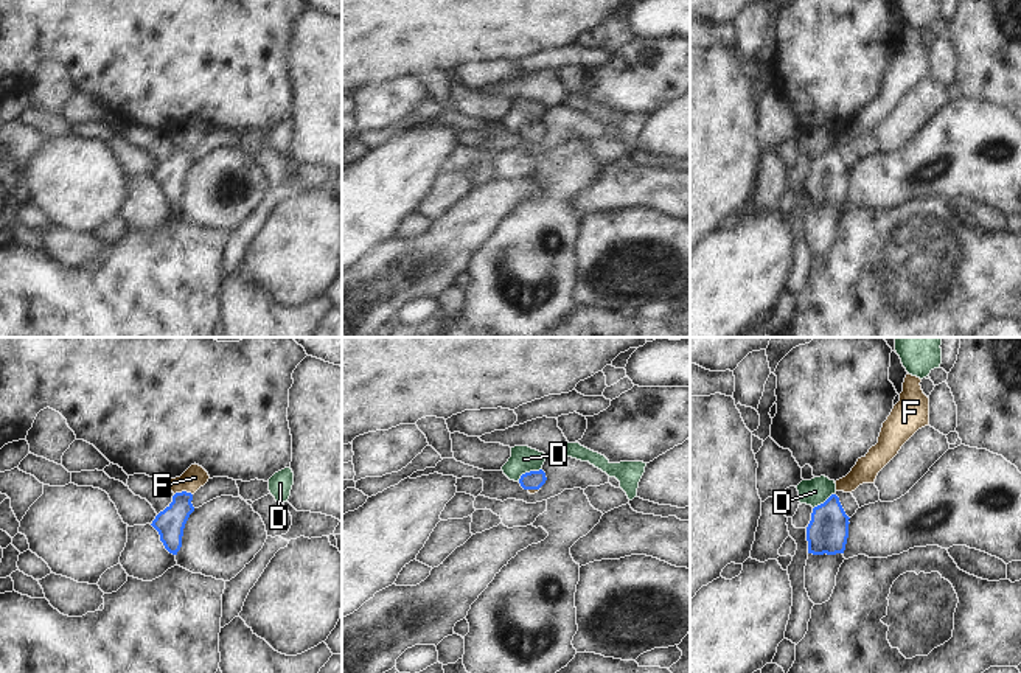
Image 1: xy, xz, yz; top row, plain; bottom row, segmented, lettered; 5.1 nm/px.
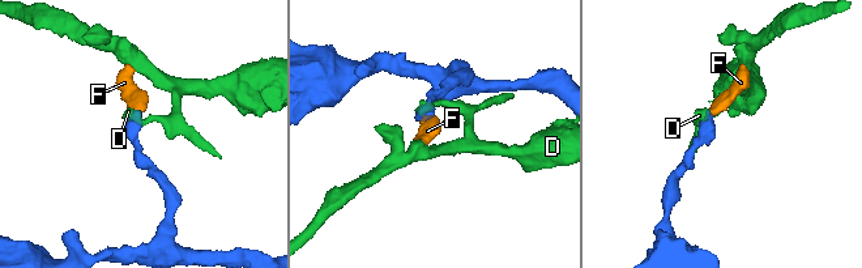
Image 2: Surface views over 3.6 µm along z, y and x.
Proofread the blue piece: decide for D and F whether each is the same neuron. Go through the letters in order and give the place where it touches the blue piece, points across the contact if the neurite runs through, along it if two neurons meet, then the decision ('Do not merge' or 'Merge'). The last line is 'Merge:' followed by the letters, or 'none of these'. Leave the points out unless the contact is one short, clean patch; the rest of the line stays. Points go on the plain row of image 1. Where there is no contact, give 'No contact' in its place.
D: Touches blue at xz (530, 123). Boundary: xz (541, 120), (526, 123), (518, 132). Do not merge
F: Touches blue at xy (182, 143). Path across: xy (170, 174), (181, 160), (182, 143), (195, 129). Merge
Merge: F

